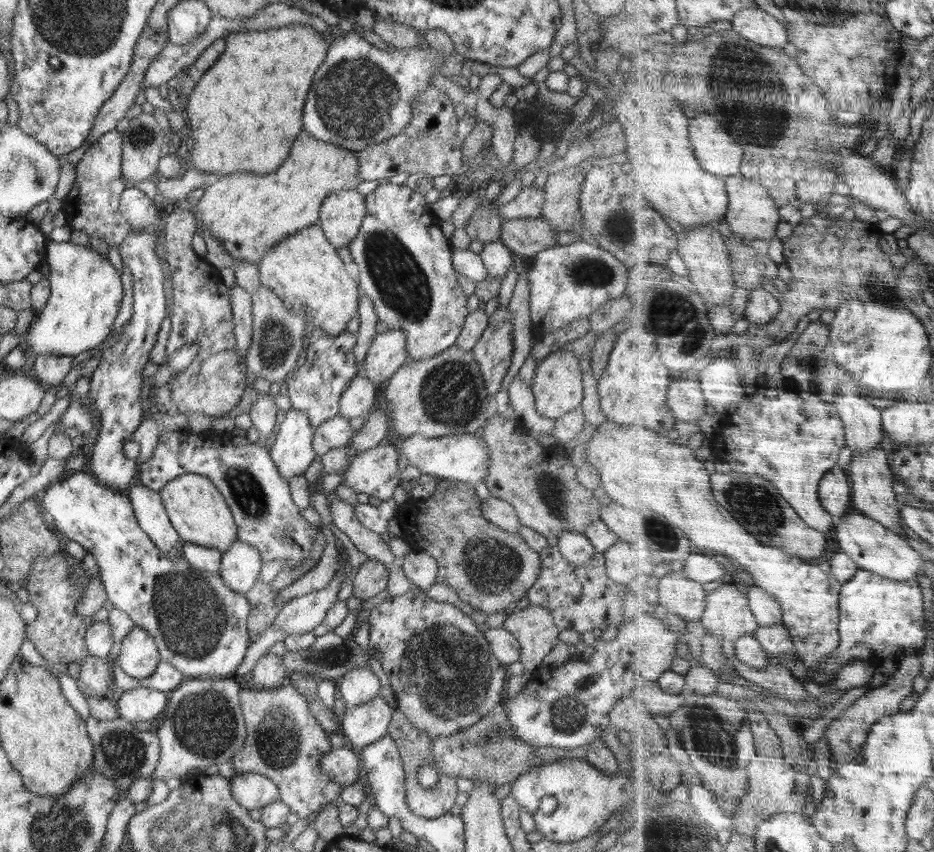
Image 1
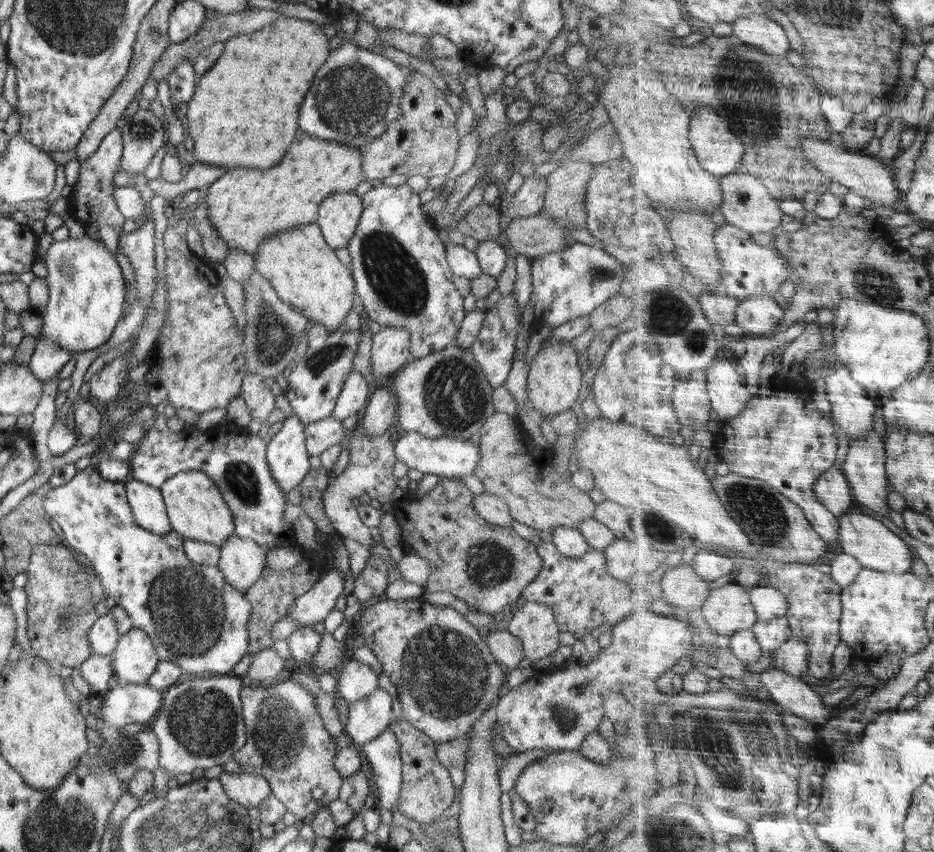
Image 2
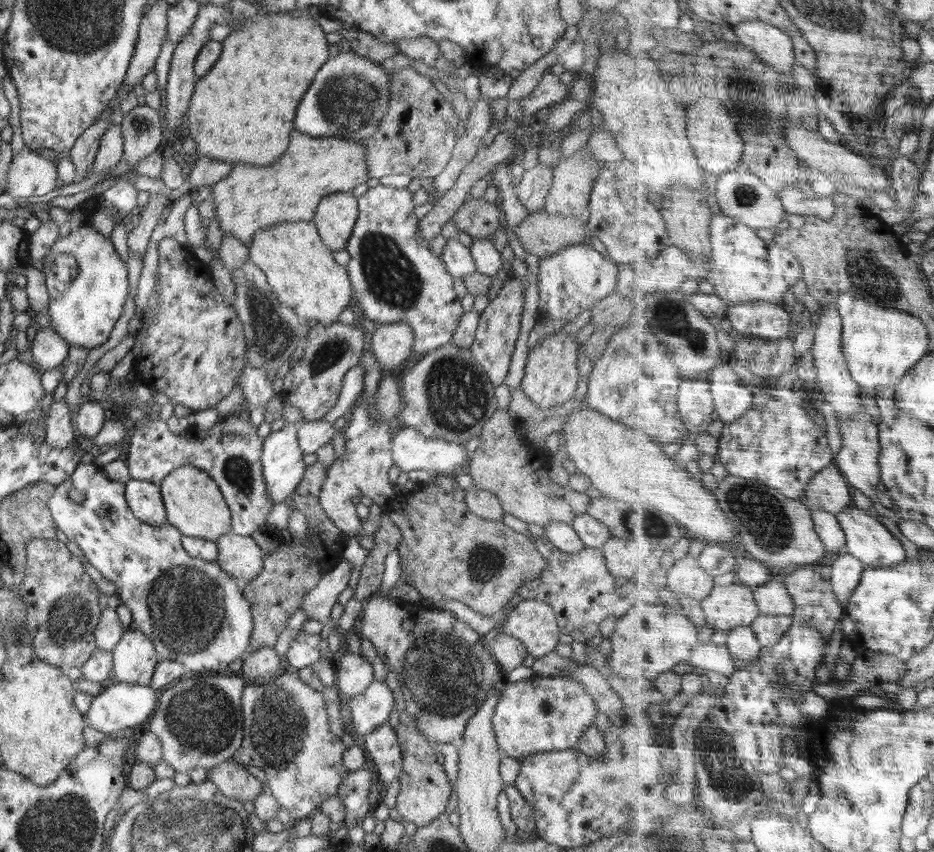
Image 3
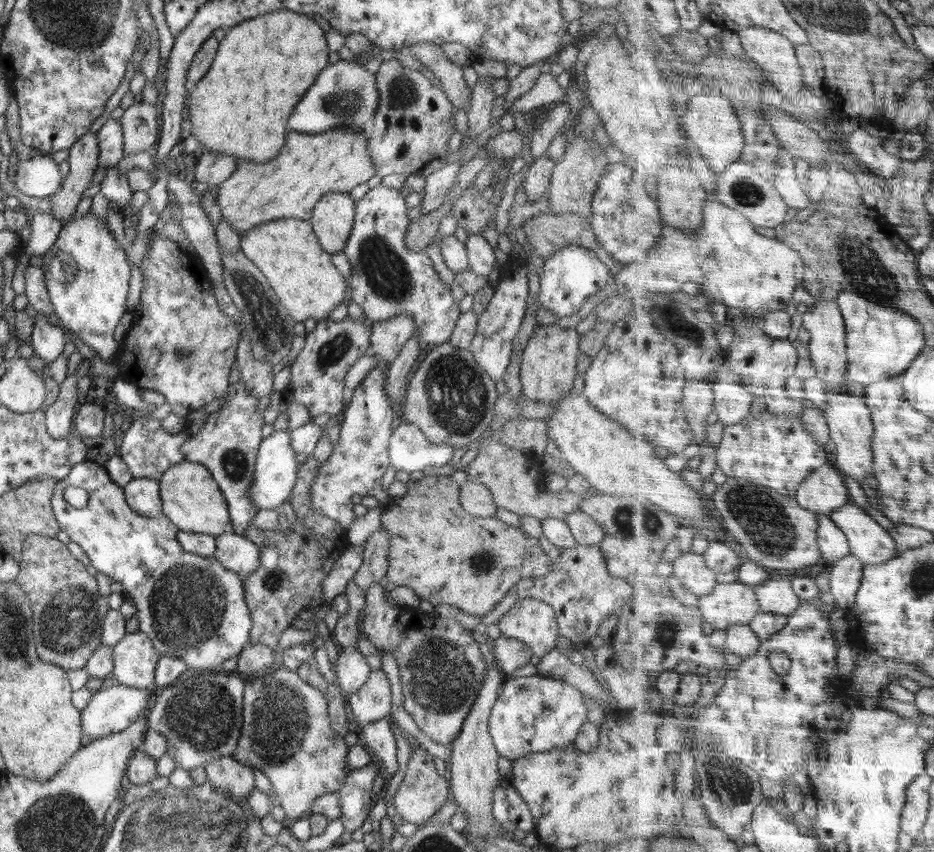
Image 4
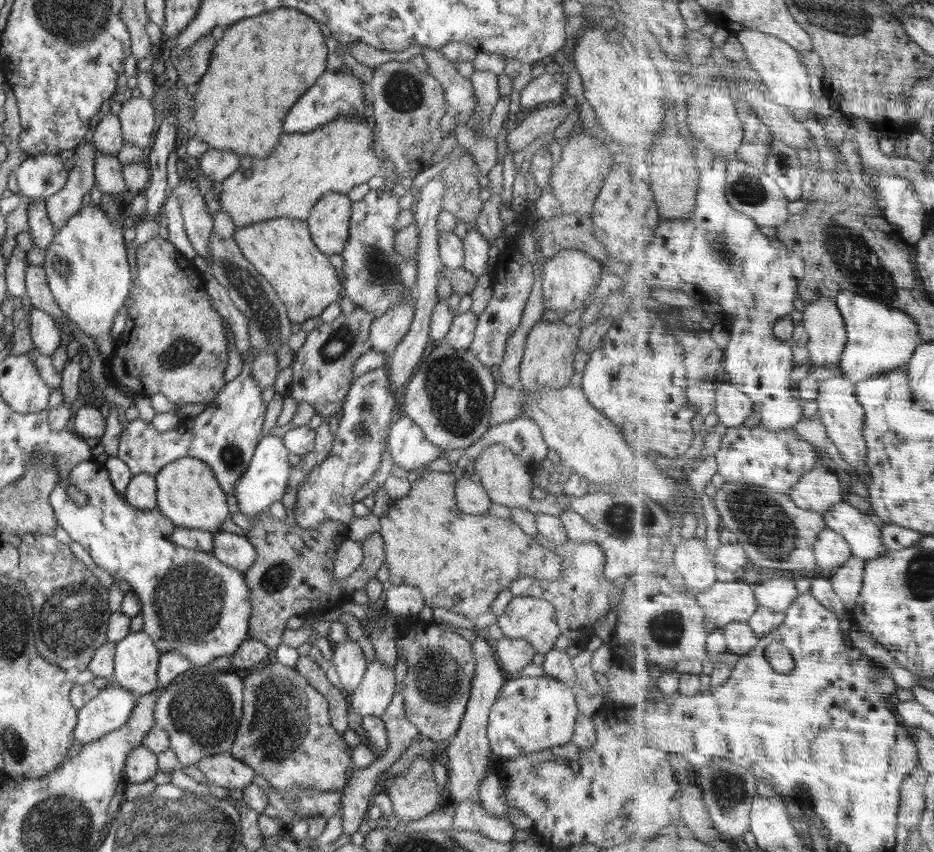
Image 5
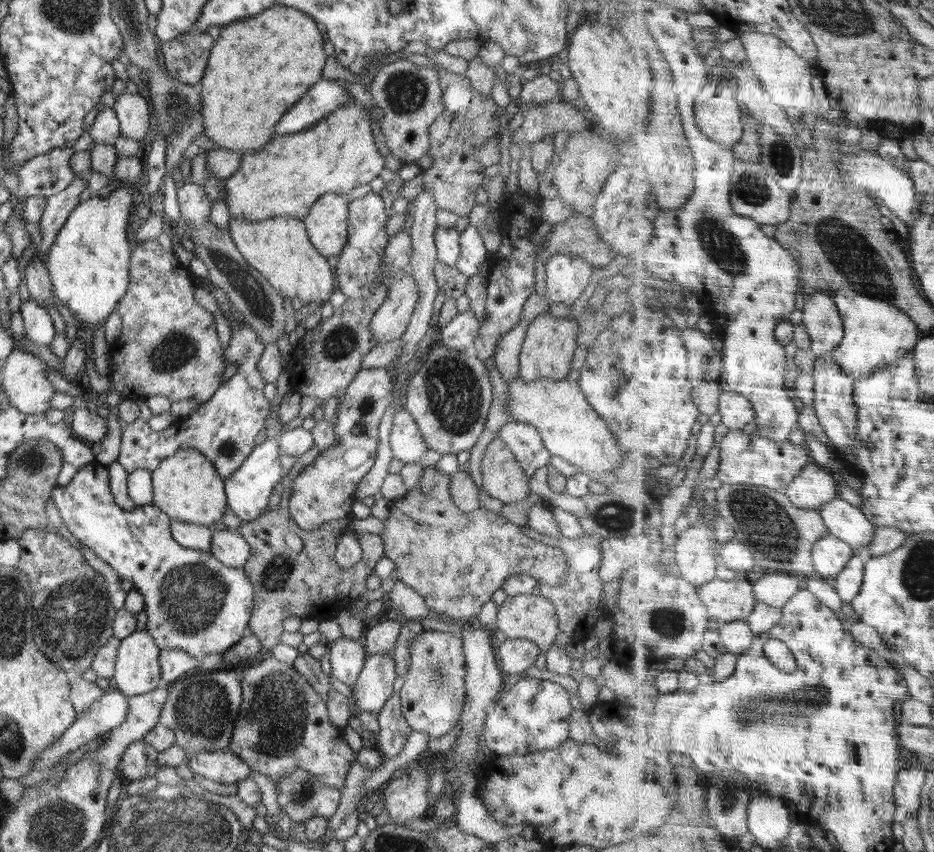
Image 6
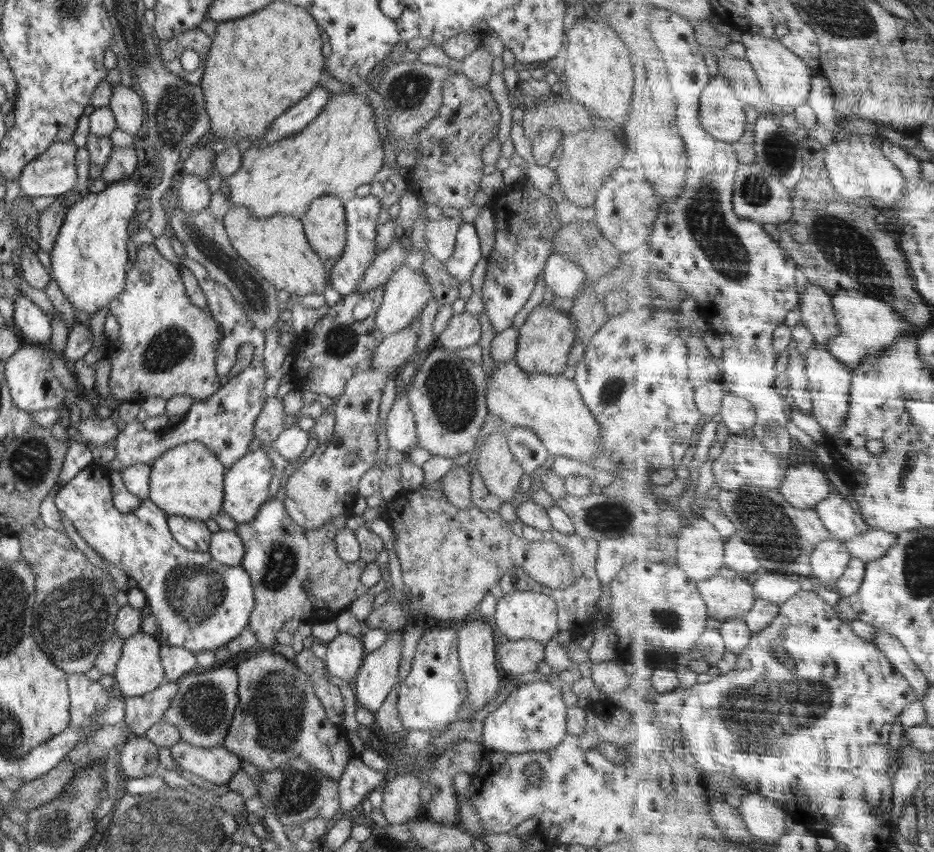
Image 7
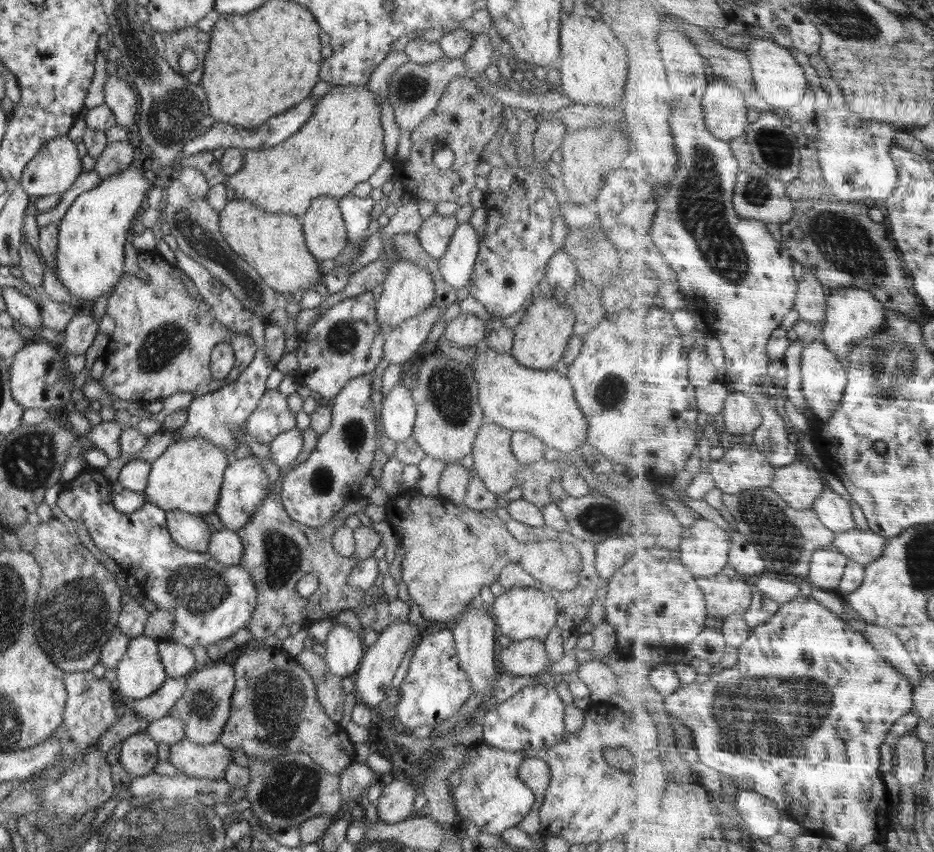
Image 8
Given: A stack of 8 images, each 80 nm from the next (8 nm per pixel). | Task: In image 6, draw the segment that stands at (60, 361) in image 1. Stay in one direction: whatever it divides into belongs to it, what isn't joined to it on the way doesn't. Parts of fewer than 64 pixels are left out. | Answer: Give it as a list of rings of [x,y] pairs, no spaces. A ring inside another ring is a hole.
[[[24,295],[19,306],[26,336],[40,348],[50,348],[56,328],[46,308]]]

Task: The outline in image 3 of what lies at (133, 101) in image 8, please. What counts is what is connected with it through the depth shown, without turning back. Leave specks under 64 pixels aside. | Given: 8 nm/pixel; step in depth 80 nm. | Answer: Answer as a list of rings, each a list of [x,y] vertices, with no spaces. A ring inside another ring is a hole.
[[[137,105],[123,116],[121,133],[123,134],[123,159],[130,165],[140,162],[152,152],[160,151],[164,143],[158,111],[148,105]]]

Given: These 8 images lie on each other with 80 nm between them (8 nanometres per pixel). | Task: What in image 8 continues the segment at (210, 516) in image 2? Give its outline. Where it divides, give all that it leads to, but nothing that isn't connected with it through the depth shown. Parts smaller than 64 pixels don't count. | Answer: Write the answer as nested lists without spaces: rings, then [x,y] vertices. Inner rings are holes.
[[[188,438],[168,446],[162,456],[151,462],[145,497],[166,511],[205,516],[216,511],[228,462],[222,448],[202,438]]]

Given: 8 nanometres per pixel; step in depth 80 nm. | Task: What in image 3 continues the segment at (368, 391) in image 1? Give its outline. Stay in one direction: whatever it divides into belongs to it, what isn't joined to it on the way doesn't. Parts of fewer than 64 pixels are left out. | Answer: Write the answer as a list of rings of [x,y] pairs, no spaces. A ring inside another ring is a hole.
[[[360,365],[353,366],[343,378],[343,385],[334,407],[322,418],[322,421],[334,423],[340,418],[347,417],[362,396],[365,370]]]

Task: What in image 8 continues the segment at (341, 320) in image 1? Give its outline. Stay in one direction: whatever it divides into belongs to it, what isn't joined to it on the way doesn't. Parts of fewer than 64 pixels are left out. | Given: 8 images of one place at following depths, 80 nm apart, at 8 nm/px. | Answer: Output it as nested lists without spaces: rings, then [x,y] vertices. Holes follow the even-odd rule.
[[[232,196],[226,206],[219,212],[219,218],[220,232],[228,246],[252,268],[255,268],[262,280],[276,292],[294,294],[302,289],[312,289],[321,280],[322,274],[319,269],[319,261],[310,254],[306,246],[299,218],[294,218],[294,216],[288,216],[288,214],[284,213],[269,213],[259,209],[254,203]]]

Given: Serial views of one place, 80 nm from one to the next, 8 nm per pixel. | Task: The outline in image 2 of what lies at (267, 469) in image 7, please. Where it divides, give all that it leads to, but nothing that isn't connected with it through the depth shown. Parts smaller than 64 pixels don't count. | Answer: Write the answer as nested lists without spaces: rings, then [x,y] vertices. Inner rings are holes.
[[[293,414],[284,420],[281,430],[267,443],[266,461],[272,478],[284,493],[300,485],[311,470],[306,451],[306,425]]]

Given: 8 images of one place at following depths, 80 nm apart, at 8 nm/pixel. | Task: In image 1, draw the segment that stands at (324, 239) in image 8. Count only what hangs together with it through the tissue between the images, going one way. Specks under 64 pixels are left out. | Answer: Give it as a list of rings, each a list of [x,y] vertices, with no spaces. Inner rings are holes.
[[[356,189],[331,192],[319,210],[319,225],[334,248],[348,246],[366,216],[365,196]]]

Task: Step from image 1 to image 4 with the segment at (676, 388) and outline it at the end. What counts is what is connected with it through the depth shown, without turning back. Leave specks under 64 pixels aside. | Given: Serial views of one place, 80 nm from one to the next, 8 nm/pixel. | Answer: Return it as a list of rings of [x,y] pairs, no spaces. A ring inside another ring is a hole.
[[[690,382],[685,387],[684,404],[687,408],[688,424],[692,424],[692,428],[698,433],[696,440],[701,444],[707,434],[704,432],[708,426],[708,416],[715,412],[716,405],[714,404],[714,390],[712,384],[700,384],[700,382]]]

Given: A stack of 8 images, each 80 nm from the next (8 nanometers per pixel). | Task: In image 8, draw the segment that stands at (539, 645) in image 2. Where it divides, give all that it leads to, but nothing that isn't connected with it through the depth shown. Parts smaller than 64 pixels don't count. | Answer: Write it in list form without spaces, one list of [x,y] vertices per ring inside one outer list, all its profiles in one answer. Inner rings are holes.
[[[511,588],[495,597],[490,614],[495,619],[496,628],[514,641],[540,639],[545,641],[548,633],[557,623],[557,602],[548,593],[537,588]]]

